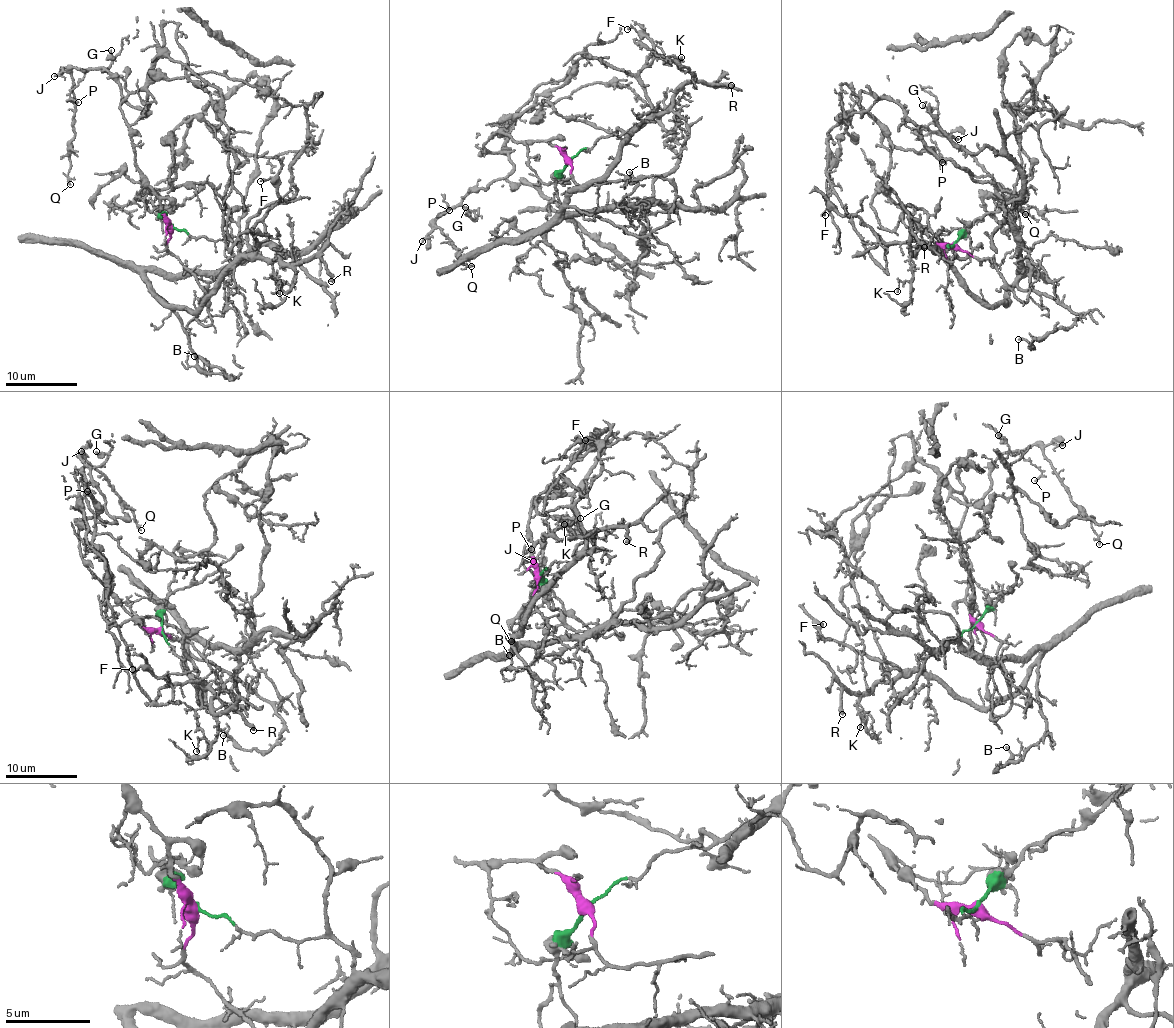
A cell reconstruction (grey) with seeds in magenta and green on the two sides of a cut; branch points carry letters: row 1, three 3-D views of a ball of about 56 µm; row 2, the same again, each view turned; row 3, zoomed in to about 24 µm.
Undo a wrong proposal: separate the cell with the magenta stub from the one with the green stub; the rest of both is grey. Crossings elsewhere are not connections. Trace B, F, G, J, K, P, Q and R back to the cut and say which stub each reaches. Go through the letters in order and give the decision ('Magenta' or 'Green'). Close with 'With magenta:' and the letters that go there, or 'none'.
B: Green
F: Green
G: Magenta
J: Magenta
K: Green
P: Magenta
Q: Magenta
R: Green
With magenta: G, J, P, Q

